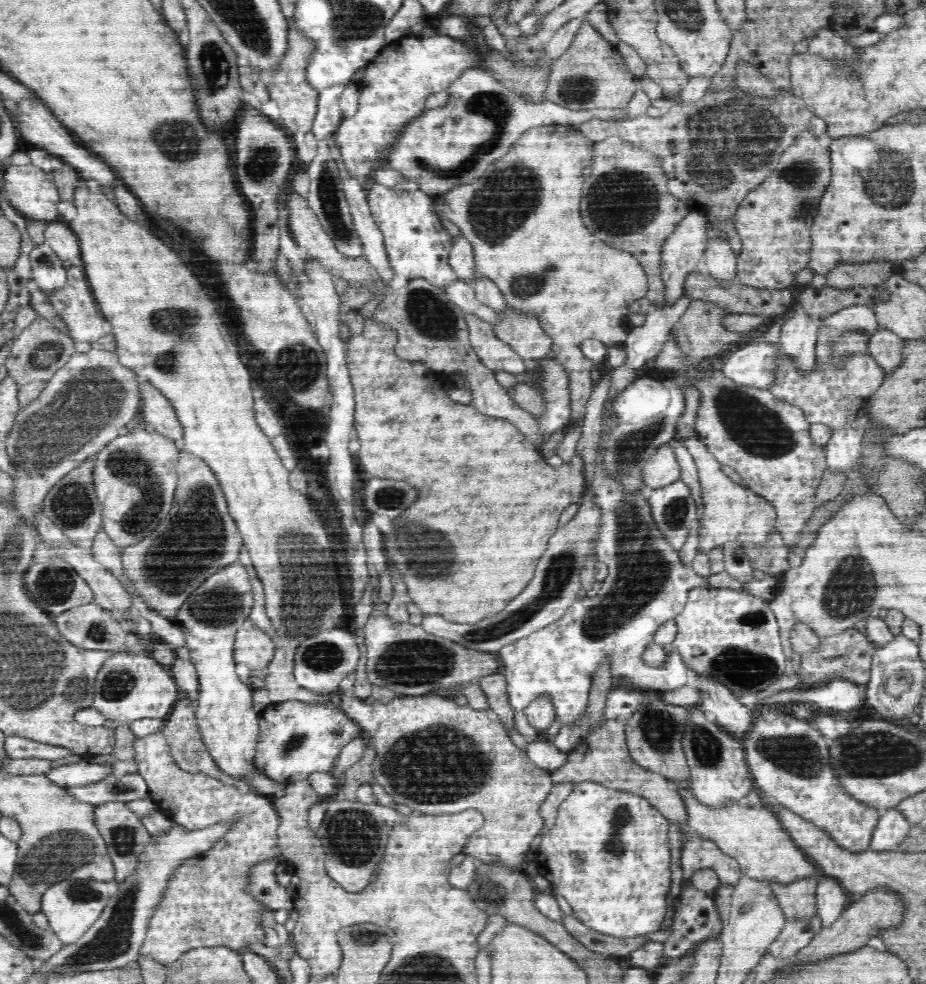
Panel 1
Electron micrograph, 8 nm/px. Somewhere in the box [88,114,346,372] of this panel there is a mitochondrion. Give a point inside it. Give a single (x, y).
(209, 276)

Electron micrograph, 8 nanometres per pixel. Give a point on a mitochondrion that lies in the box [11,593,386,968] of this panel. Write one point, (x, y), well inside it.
(62, 852)

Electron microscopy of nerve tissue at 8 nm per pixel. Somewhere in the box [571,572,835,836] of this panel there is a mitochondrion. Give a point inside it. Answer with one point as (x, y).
(796, 753)

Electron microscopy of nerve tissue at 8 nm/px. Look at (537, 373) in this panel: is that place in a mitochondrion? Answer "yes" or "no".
no

